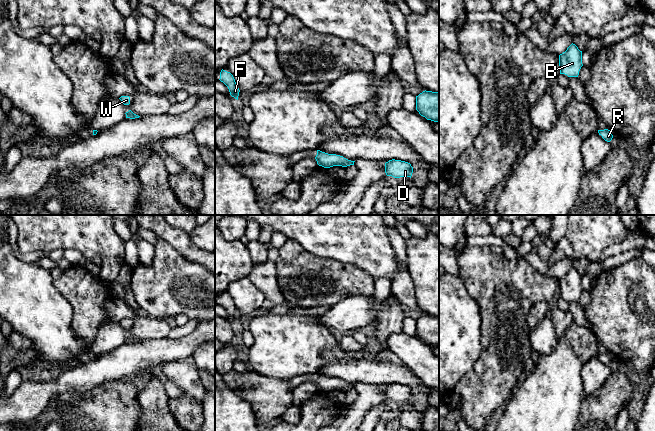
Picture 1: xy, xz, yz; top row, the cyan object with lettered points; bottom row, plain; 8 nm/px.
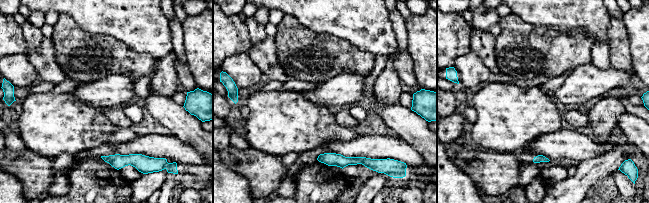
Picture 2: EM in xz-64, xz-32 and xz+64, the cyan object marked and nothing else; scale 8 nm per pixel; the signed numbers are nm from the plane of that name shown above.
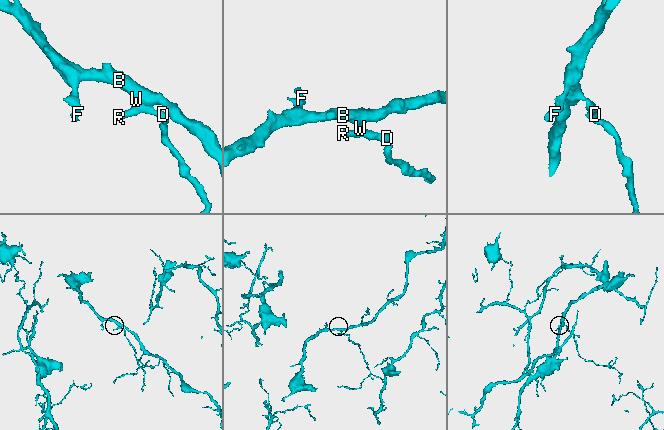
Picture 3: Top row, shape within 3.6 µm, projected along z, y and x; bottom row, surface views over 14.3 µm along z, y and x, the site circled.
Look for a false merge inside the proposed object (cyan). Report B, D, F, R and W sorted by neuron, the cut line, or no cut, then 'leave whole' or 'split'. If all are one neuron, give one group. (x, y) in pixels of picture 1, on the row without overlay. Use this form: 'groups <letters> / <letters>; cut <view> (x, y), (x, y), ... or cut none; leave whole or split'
groups B D F R W; cut none; leave whole

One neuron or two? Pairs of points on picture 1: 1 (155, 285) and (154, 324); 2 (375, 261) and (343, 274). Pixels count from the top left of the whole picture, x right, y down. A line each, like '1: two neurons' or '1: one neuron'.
1: two neurons
2: two neurons

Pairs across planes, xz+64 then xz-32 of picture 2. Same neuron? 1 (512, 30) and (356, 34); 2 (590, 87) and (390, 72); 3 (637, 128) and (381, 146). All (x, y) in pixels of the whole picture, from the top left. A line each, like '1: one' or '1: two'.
1: two
2: two
3: two

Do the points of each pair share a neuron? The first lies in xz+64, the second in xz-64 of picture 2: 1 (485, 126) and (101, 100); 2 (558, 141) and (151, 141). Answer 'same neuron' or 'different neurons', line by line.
1: different neurons
2: same neuron

